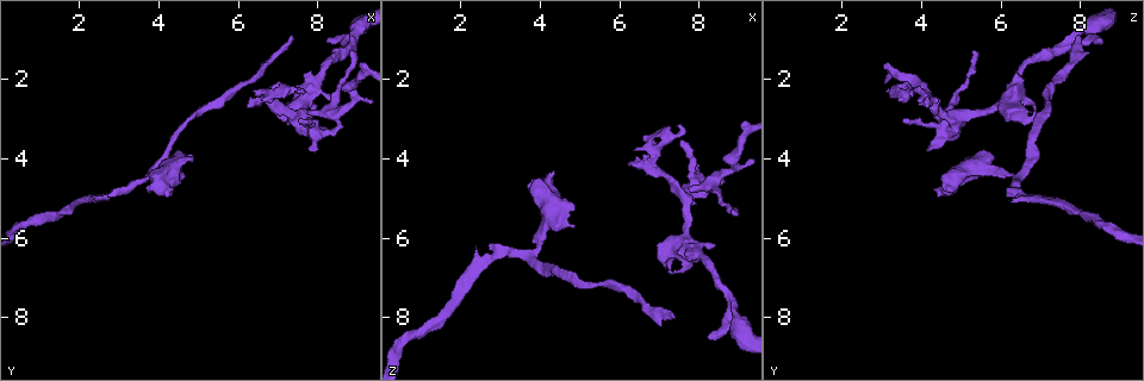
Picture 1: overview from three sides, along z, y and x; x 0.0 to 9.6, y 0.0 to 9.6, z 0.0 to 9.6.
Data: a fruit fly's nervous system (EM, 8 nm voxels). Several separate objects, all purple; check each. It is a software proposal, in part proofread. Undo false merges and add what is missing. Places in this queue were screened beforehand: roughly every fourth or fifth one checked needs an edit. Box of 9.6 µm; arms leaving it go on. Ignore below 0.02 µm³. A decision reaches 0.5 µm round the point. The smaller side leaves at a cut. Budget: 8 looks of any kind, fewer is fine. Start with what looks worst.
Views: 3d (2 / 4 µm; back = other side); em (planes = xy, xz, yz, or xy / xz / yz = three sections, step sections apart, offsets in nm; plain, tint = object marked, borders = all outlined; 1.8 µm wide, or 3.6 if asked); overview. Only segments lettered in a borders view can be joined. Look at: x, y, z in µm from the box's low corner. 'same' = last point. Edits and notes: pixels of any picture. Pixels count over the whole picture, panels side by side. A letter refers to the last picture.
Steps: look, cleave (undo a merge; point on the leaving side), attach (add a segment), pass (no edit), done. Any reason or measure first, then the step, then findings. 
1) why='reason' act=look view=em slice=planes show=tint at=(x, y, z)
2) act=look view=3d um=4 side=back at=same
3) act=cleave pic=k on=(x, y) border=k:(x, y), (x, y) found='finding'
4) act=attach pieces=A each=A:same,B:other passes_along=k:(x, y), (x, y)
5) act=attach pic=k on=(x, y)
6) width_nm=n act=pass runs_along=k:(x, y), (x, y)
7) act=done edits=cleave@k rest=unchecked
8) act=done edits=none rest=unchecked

why='an open end' act=look view=3d um=4 at=(8.05, 3.80, 4.20)

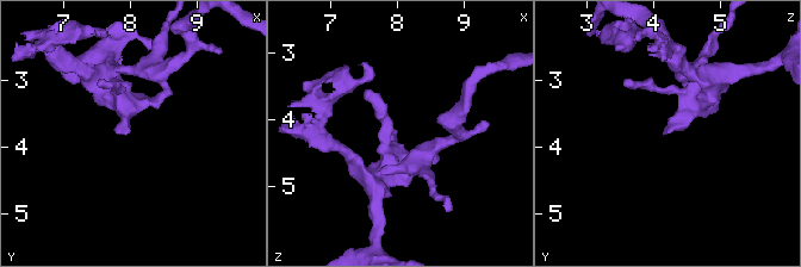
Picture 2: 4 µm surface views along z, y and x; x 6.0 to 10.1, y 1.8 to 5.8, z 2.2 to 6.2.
why='need the tissue' act=look view=em slice=yz step=8 show=borders at=(8.00, 3.75, 4.15)

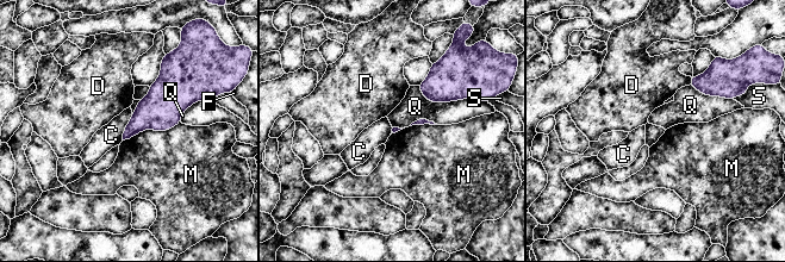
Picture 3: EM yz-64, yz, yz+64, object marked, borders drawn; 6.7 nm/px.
act=pass each=C:other,D:other,F:other,M:other,Q:other,S:other border=3:(132, 114), (122, 139) found='none of them fits'

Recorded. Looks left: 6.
why='stops while still wide' act=look view=3d um=2 at=(4.90, 3.95, 5.80)

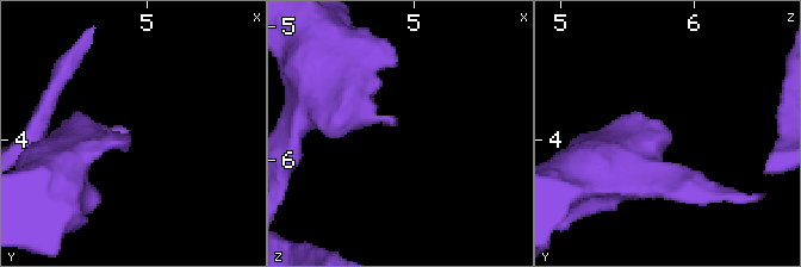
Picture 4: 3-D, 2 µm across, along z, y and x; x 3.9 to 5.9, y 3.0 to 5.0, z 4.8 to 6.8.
act=look view=em slice=planes show=borders at=(4.88, 3.98, 5.72)

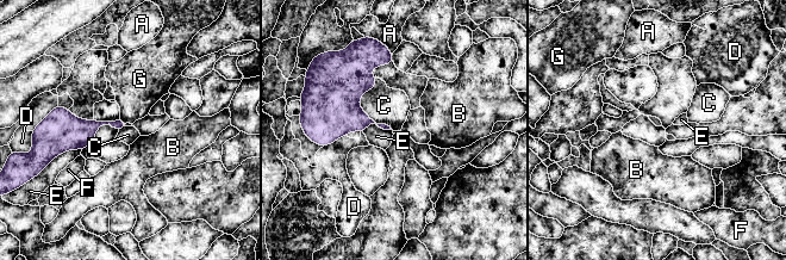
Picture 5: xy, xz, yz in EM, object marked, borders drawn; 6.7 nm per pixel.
act=pass each=A:other,B:other,C:other,D:other,E:other,F:other,G:other runs_along=5:(388, 56), (348, 88), (325, 142) found='none of them fits'

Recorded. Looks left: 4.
why='an open end' act=look view=3d um=4 at=(2.30, 5.10, 6.30)

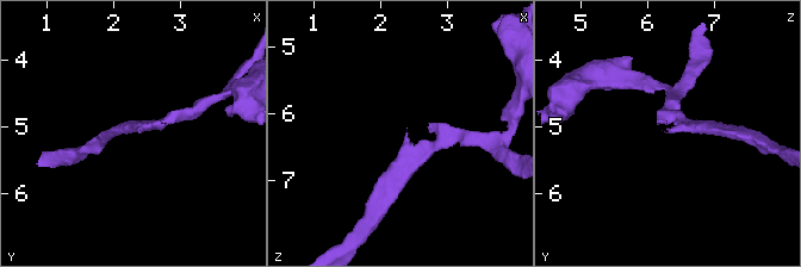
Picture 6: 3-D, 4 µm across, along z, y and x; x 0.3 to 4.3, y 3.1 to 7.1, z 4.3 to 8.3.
act=look view=em slice=xy step=8 show=tint at=(2.35, 5.05, 6.35)

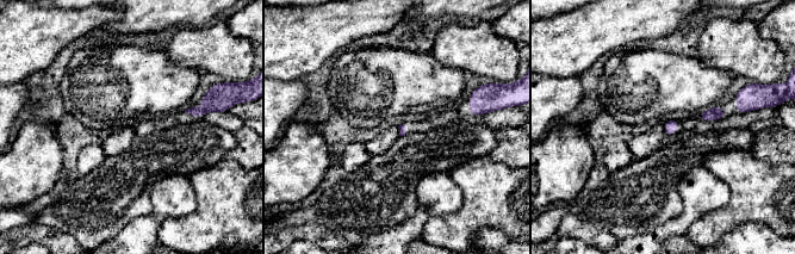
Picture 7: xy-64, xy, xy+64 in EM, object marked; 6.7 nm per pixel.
why='cut it another way' act=look view=em slice=yz step=8 show=borders at=same

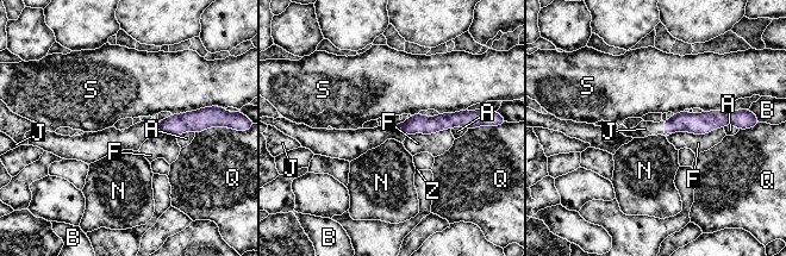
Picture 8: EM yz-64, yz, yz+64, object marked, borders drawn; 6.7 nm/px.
width_nm=120 act=attach pieces=J each=A:other,B:other,F:other,J:same,N:other,Q:other,S:other,Z:other found='it goes on there'

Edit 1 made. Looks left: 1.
act=done edits=attach@8 rest=unchecked

